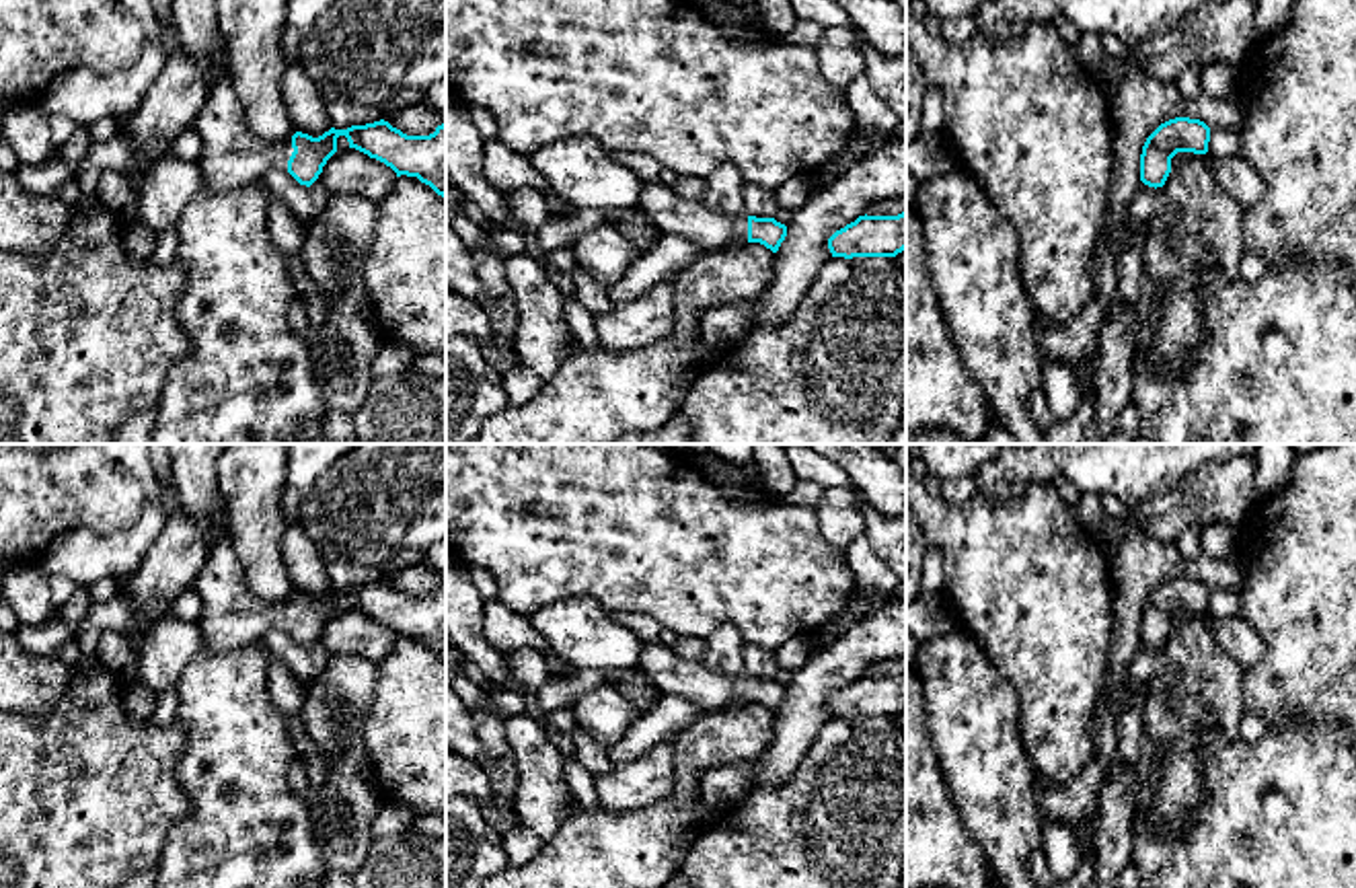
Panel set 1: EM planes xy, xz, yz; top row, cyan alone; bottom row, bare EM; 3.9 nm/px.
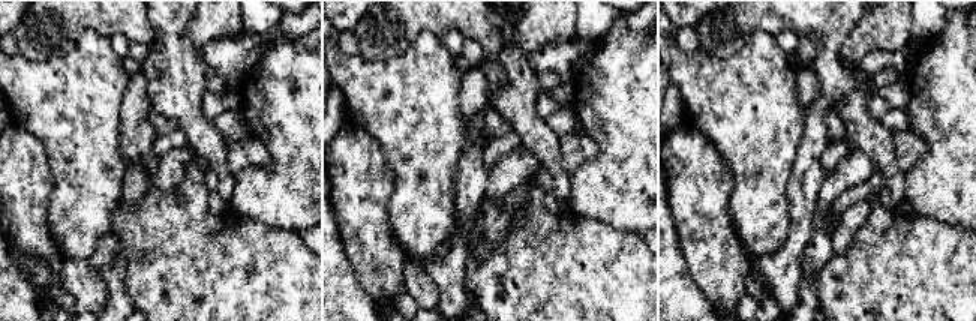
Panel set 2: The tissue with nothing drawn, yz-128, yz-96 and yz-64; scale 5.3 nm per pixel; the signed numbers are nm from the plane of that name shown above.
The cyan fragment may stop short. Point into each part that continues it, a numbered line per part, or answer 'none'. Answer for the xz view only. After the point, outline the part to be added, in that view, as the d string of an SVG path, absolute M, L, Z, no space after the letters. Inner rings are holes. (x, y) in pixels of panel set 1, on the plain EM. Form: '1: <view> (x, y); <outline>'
1: xz (711, 691); M643 643L639 670L662 693L682 697L705 713L729 709L736 701L748 701L748 674L721 674L703 662L686 662L674 650L660 643Z

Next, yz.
none

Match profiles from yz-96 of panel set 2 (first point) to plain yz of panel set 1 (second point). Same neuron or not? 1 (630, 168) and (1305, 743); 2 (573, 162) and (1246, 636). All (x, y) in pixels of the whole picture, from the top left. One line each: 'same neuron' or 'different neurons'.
1: different neurons
2: same neuron

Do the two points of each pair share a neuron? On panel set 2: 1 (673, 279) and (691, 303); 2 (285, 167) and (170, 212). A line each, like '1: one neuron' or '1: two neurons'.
1: one neuron
2: two neurons

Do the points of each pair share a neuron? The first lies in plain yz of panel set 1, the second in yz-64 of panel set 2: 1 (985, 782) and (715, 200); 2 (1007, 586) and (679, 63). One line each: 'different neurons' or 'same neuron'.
1: same neuron
2: same neuron

